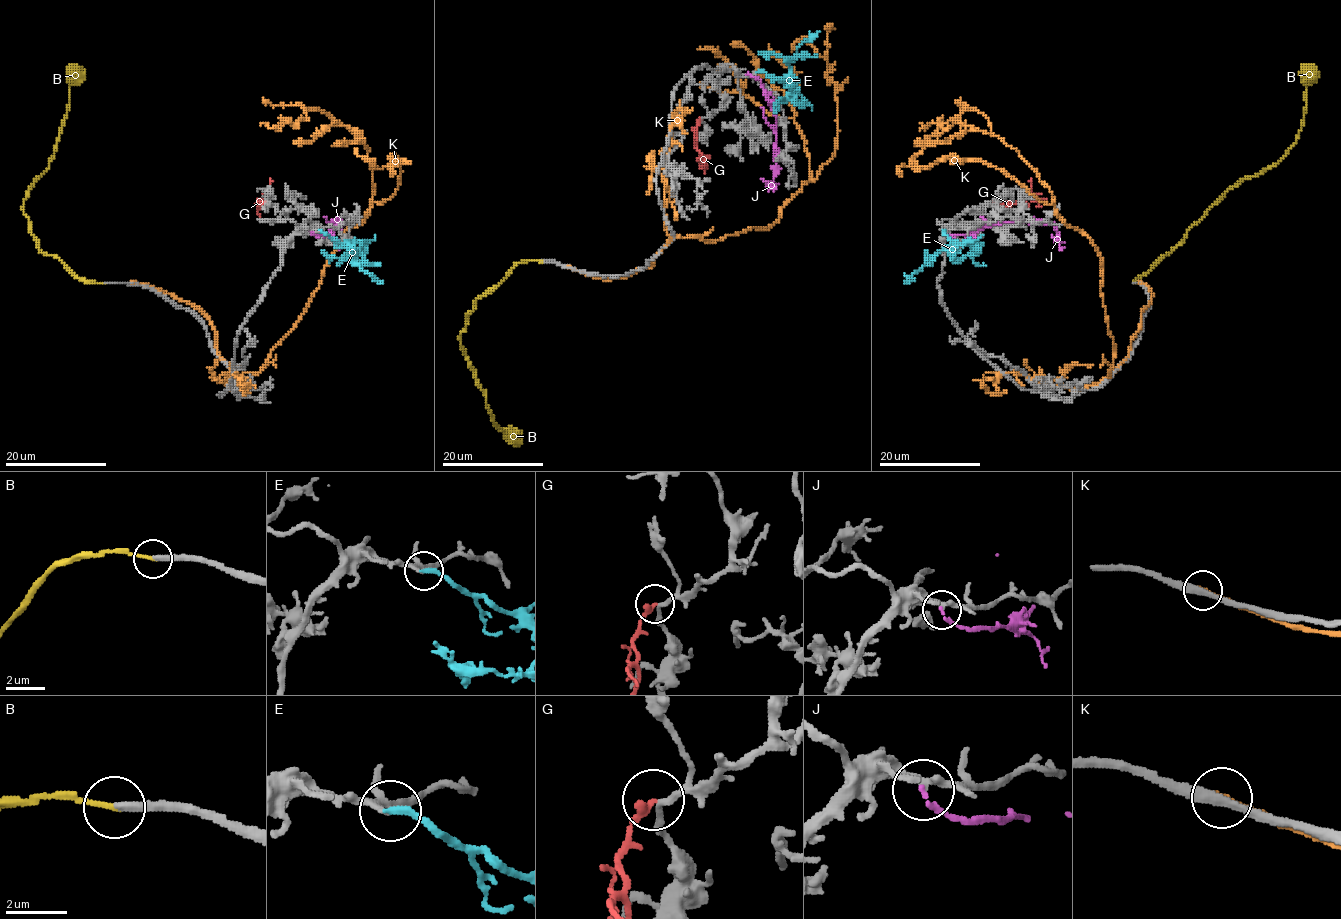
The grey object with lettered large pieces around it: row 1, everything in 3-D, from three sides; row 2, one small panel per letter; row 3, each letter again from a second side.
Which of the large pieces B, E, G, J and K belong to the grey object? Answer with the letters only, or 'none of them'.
B, E

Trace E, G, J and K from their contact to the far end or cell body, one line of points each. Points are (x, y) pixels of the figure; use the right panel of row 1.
E: (945, 231), (953, 244), (932, 255), (907, 282), (904, 281)
G: (991, 202), (1015, 203), (1027, 198), (1047, 198)
J: (946, 230), (949, 235), (971, 235), (988, 225), (1036, 219), (1050, 222), (1062, 248)
K: (1140, 282), (1148, 304), (1109, 374), (1090, 240), (978, 110), (921, 124)

